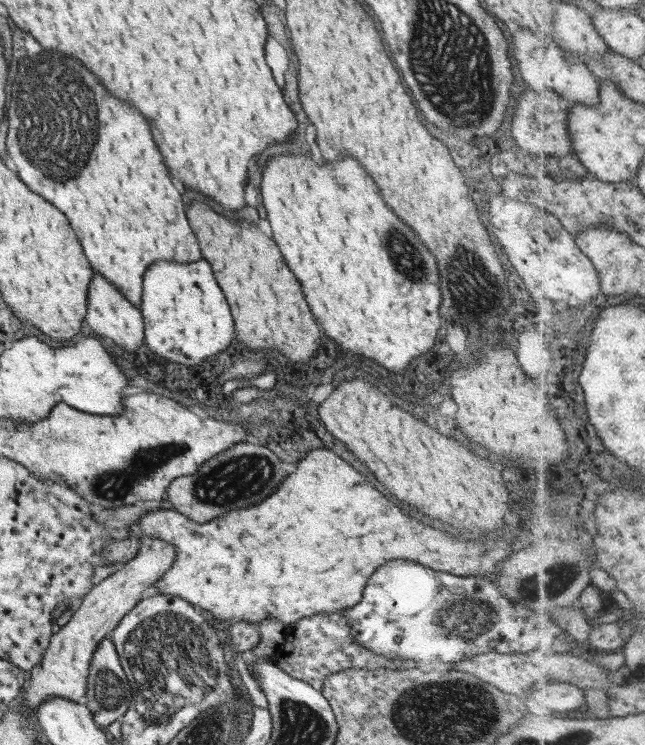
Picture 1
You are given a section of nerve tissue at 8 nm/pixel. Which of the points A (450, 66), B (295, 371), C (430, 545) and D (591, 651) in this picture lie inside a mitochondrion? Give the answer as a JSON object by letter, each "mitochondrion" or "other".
{"A":"mitochondrion","B":"other","C":"other","D":"other"}

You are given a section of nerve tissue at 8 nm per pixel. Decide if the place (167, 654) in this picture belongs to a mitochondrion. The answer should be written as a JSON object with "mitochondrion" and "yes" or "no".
{"mitochondrion":"yes"}

